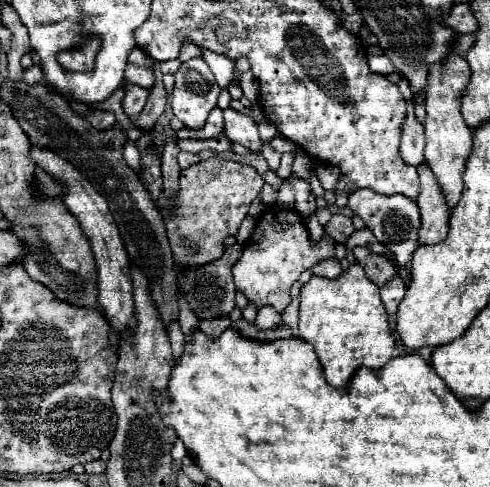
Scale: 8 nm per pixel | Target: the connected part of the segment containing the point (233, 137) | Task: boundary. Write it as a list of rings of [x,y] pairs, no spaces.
[[[230,107],[224,109],[224,135],[232,143],[240,143],[254,153],[258,153],[262,147],[262,139],[258,135],[256,121],[244,113],[230,109]]]

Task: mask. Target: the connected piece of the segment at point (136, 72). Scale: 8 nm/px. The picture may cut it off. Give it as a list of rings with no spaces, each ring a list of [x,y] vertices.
[[[128,63],[124,75],[126,75],[128,83],[134,83],[134,85],[140,85],[140,87],[146,87],[146,89],[152,89],[152,85],[154,85],[154,73],[148,67]]]

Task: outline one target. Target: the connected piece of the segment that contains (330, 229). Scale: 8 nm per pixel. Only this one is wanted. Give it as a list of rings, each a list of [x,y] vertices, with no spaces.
[[[332,215],[330,223],[324,227],[326,233],[336,241],[336,243],[346,243],[348,237],[354,233],[354,225],[352,225],[352,219],[346,217],[346,215]]]

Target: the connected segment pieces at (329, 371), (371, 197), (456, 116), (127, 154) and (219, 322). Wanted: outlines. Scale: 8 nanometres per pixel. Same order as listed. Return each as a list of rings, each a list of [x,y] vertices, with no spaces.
[[[358,263],[350,265],[348,271],[344,271],[338,279],[324,279],[324,277],[312,277],[300,291],[300,337],[310,343],[322,363],[324,377],[334,387],[346,387],[352,379],[352,375],[360,367],[368,369],[380,369],[392,359],[392,353],[396,349],[396,339],[392,337],[392,329],[388,325],[388,313],[380,301],[380,289],[368,281],[362,267]]]
[[[358,189],[350,195],[348,207],[364,219],[366,227],[374,233],[374,237],[396,253],[396,261],[400,267],[410,263],[414,249],[418,247],[418,229],[420,229],[420,213],[418,205],[402,195],[378,195],[372,189]]]
[[[450,55],[444,65],[434,65],[430,69],[430,79],[426,87],[426,165],[436,175],[436,181],[442,189],[442,195],[450,207],[454,207],[462,193],[462,175],[466,169],[466,161],[472,153],[472,133],[462,119],[458,109],[458,97],[462,97],[462,89],[466,89],[466,81],[470,81],[470,67],[458,55]]]
[[[128,141],[126,145],[124,145],[124,159],[126,159],[126,163],[128,163],[128,167],[134,171],[134,173],[138,173],[140,171],[140,151],[138,151],[138,147],[132,143],[132,141]]]
[[[220,317],[220,319],[212,319],[212,321],[202,319],[202,321],[200,321],[200,329],[202,329],[202,333],[206,333],[208,337],[220,337],[230,325],[232,325],[230,317]]]

